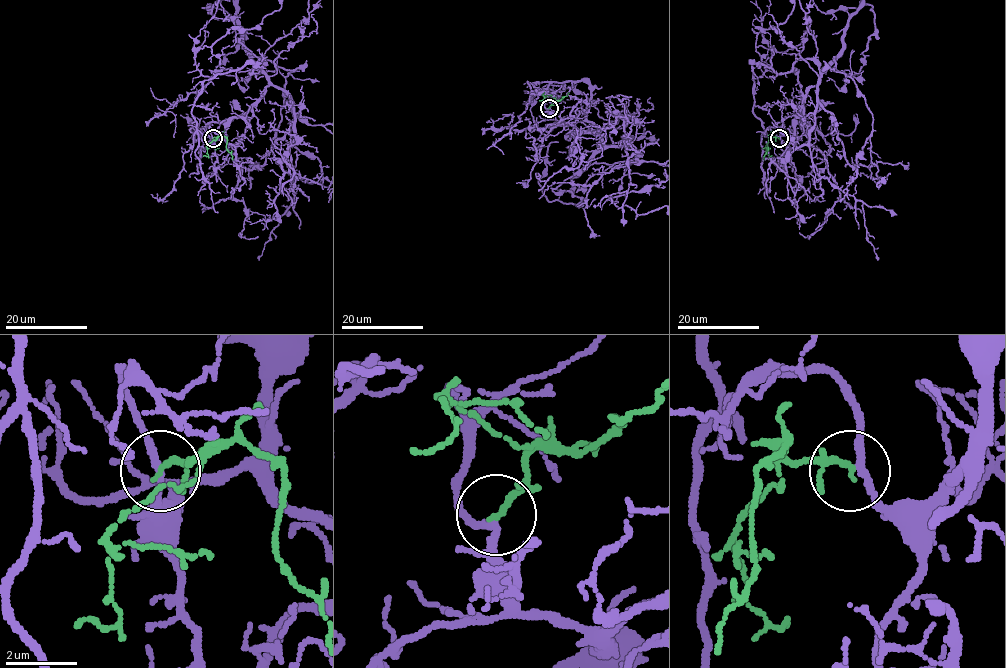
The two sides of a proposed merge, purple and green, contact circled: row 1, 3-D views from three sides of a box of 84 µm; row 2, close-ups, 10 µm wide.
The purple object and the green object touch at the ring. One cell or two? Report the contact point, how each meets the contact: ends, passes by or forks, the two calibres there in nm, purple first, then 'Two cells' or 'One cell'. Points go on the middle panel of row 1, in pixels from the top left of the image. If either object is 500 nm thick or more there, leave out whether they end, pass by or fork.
Place: (549, 108). At the ring purple passes by. At the ring green passes by. Thickness 200 nm (purple) against 130 nm. One cell

